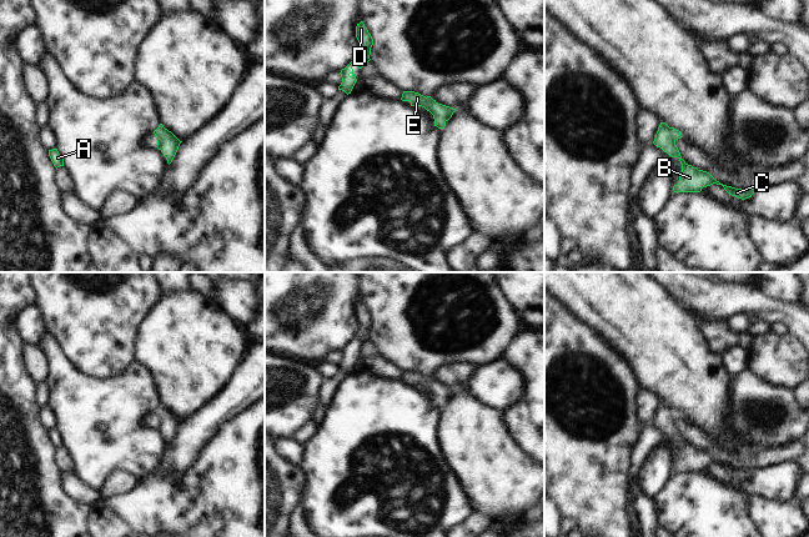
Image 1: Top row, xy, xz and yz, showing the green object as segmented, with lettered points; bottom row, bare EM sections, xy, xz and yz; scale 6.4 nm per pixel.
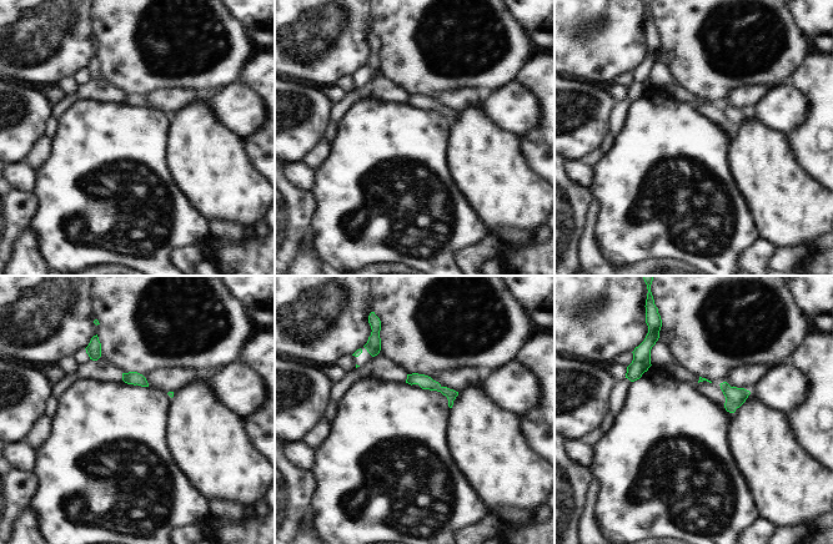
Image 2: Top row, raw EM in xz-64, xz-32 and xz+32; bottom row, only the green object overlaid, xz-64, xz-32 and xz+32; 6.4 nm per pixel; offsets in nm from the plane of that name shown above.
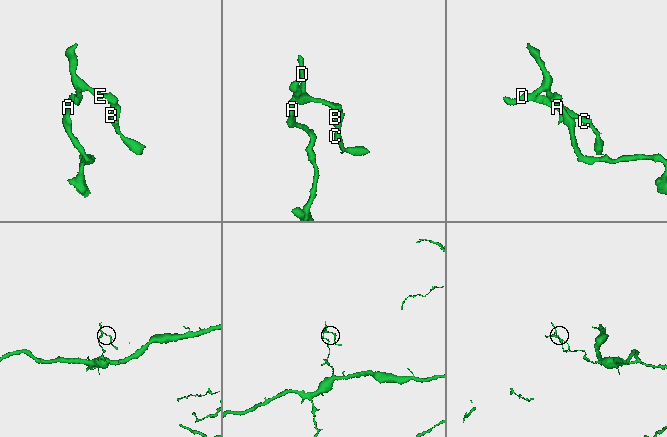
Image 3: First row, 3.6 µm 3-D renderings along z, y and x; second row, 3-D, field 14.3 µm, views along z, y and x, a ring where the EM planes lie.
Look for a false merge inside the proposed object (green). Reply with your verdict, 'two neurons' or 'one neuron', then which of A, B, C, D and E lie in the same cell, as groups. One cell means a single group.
one neuron; A B C D E

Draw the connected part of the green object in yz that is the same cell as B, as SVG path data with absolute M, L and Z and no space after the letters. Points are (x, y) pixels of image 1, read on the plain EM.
M660 402L653 423L660 427L672 437L678 437L682 443L682 453L679 461L673 466L674 472L700 472L703 467L713 463L722 465L724 470L738 478L745 480L752 477L754 468L735 468L727 466L717 461L709 452L698 450L692 445L688 445L680 436L680 432L675 425L675 421L680 418L680 411L669 407L665 402Z

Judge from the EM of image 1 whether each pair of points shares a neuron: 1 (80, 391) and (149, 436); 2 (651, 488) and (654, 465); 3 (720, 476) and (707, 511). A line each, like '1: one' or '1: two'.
1: one
2: one
3: two

